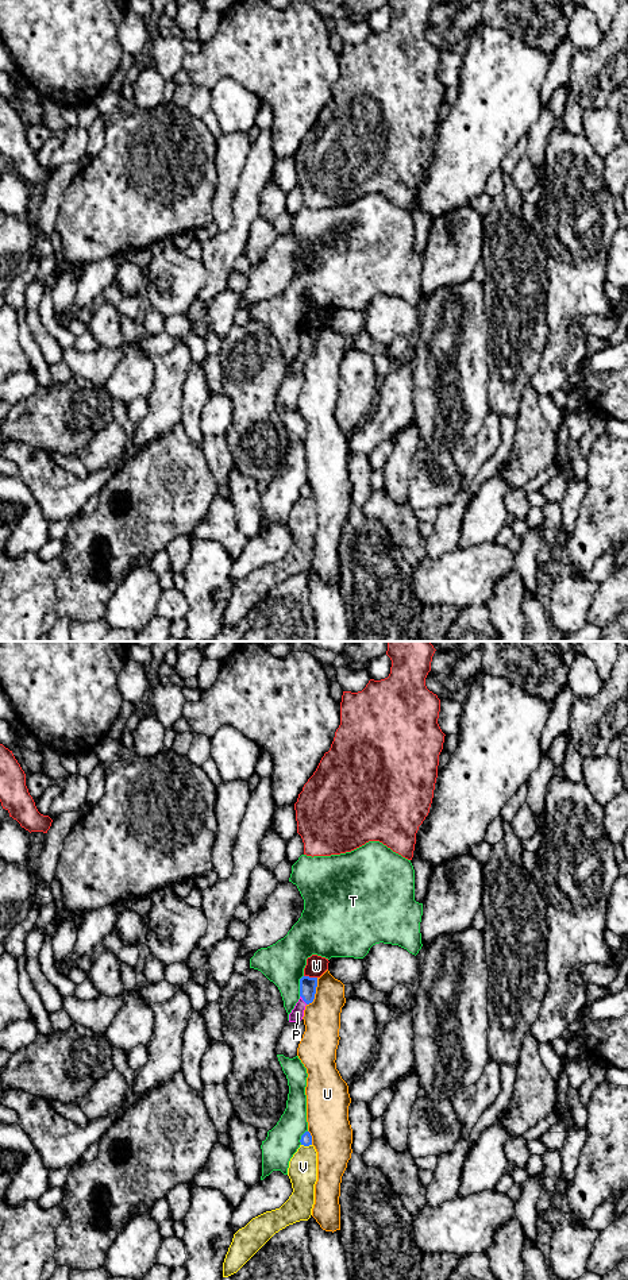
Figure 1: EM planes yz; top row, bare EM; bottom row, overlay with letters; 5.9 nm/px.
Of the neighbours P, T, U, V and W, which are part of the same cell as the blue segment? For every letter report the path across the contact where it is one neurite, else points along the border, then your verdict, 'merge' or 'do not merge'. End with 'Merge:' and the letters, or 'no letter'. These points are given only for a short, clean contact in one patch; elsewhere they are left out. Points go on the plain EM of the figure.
P: border along yz (300, 347), (307, 355); do not merge
T: do not merge
U: do not merge
V: do not merge
W: border along yz (304, 327), (316, 330); do not merge
Merge: no letter

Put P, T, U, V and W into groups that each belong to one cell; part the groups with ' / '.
P / T / U / V / W

